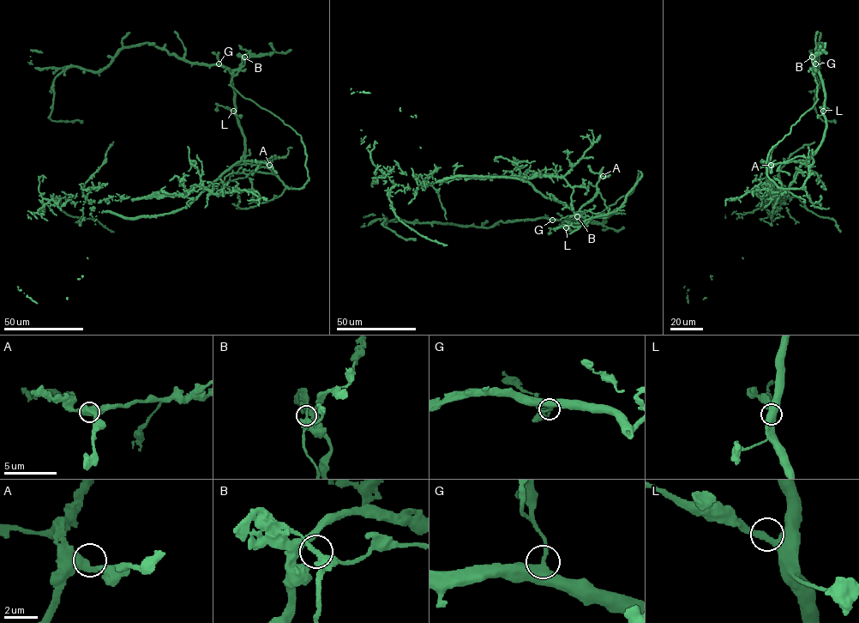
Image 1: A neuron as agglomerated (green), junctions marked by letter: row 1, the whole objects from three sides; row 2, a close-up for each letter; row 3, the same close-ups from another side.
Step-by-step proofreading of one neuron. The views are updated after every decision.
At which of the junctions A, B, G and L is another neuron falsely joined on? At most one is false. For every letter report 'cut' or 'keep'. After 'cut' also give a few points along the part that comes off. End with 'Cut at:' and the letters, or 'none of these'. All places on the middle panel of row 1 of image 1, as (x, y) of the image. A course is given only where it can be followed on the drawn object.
A: keep
B: cut; course (577, 216), (628, 195), (640, 172), (604, 218), (550, 200)
G: keep
L: keep
Cut at: B

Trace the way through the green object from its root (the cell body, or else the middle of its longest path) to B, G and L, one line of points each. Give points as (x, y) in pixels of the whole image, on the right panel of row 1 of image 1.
B: (814, 153), (822, 139), (826, 123), (823, 114), (823, 83), (812, 57)
G: (814, 153), (826, 125), (823, 114), (825, 91), (815, 63)
L: (814, 153), (826, 125), (823, 111)

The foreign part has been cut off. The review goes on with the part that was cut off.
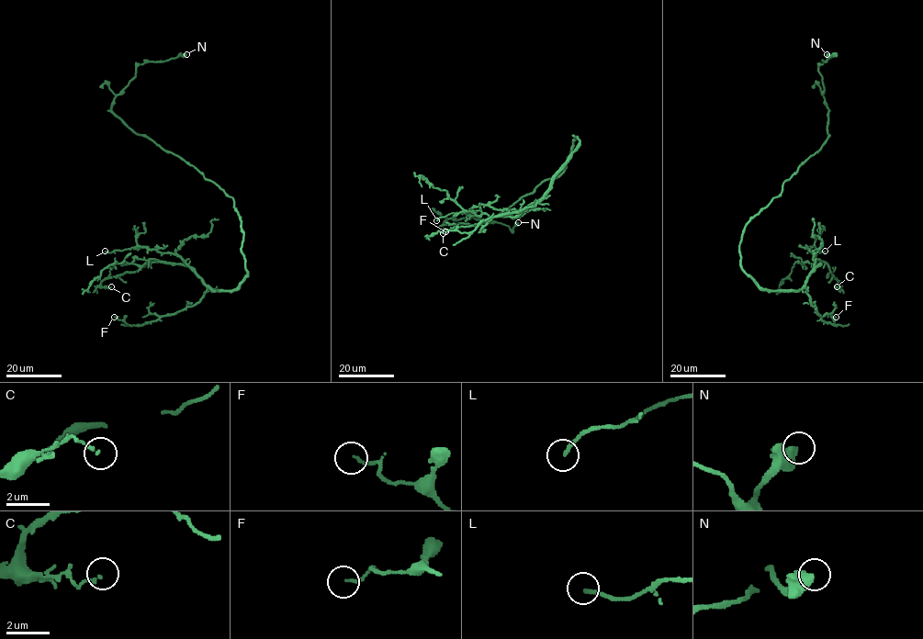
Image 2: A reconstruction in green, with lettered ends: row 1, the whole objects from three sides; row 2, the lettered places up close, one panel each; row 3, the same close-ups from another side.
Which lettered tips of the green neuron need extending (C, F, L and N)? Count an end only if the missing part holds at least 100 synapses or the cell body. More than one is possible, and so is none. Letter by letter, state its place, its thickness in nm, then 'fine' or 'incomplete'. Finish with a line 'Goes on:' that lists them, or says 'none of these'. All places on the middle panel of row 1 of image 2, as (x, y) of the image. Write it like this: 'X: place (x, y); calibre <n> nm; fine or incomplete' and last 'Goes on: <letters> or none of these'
C: place (443, 233); calibre 130 nm; fine
F: place (445, 231); calibre 120 nm; fine
L: place (436, 220); calibre 160 nm; fine
N: place (518, 222); calibre 600 nm; fine
Goes on: none of these

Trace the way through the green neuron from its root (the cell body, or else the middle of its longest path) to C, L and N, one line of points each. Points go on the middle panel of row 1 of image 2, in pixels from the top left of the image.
C: (572, 147), (573, 136), (579, 145), (555, 177), (552, 187), (521, 213), (439, 229), (433, 235), (443, 233)
L: (572, 147), (573, 136), (579, 145), (555, 177), (552, 187), (523, 209), (494, 209), (479, 205), (436, 220)
N: (572, 147), (557, 176), (542, 182), (506, 210), (475, 225), (444, 225), (468, 214), (511, 229), (518, 222)

